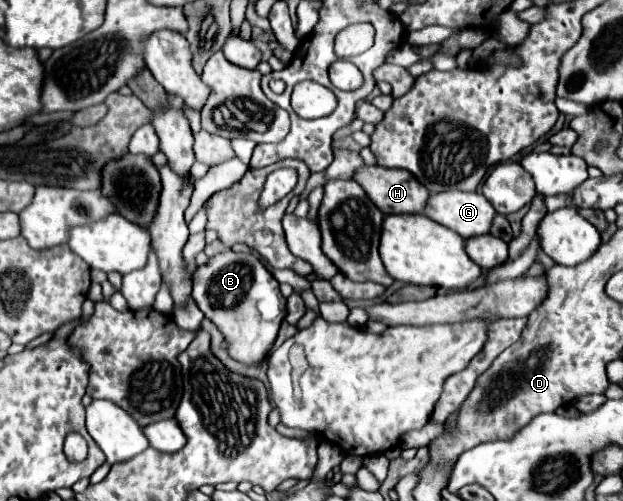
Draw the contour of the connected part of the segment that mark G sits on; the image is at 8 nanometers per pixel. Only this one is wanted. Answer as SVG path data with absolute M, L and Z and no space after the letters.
M440 192L432 194L424 210L434 222L452 228L462 238L488 234L496 218L494 206L480 192Z

